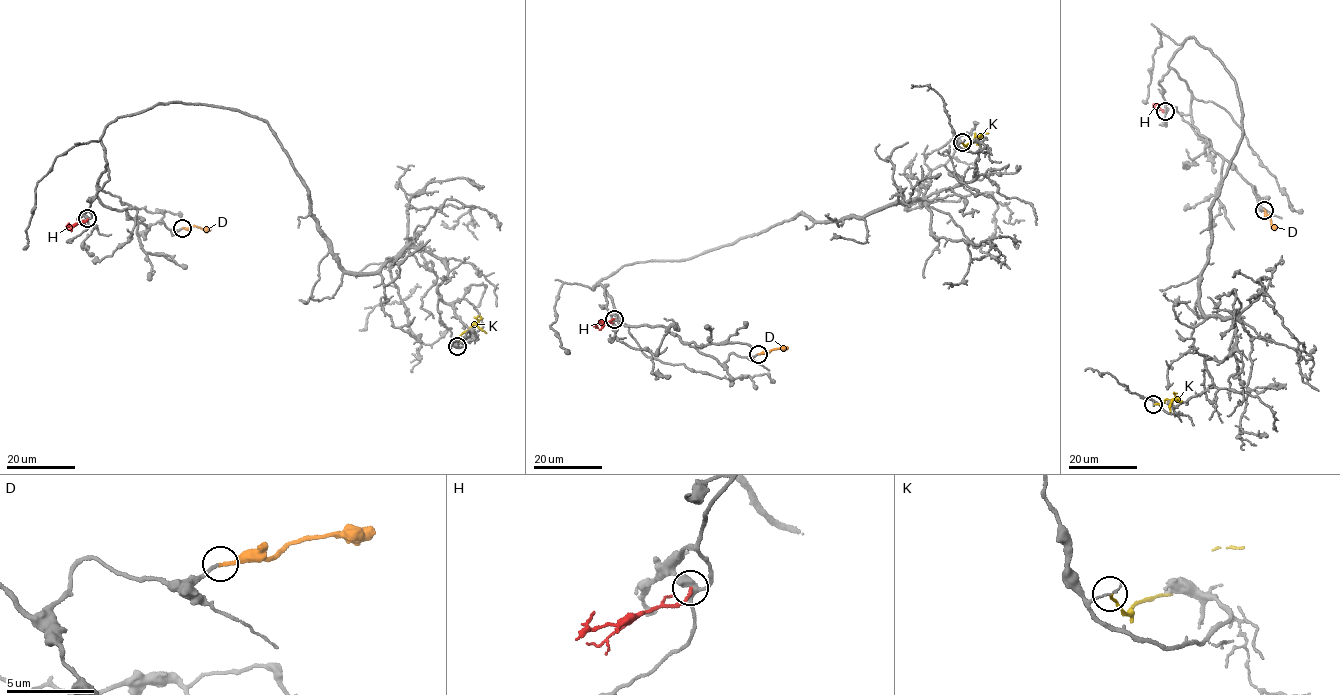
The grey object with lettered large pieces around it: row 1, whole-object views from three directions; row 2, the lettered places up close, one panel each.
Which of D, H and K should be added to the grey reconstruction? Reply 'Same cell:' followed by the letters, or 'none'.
Same cell: D

